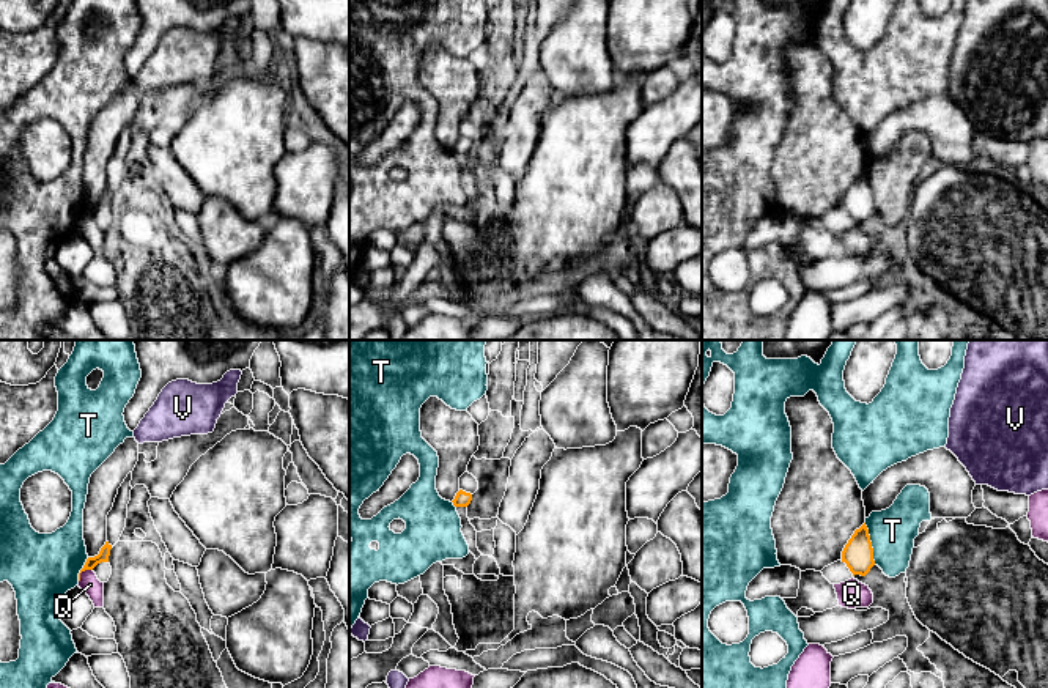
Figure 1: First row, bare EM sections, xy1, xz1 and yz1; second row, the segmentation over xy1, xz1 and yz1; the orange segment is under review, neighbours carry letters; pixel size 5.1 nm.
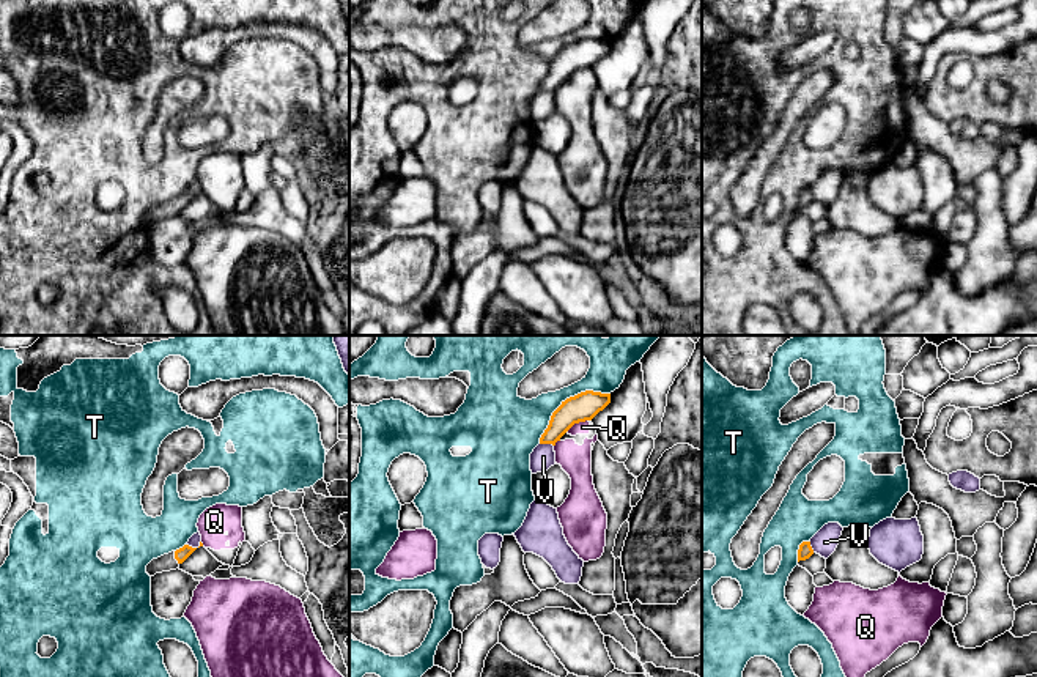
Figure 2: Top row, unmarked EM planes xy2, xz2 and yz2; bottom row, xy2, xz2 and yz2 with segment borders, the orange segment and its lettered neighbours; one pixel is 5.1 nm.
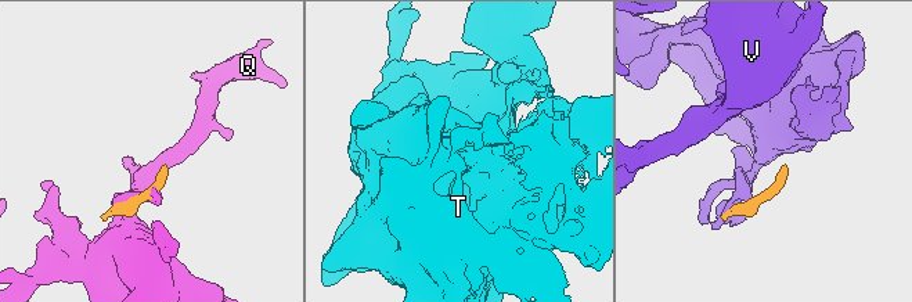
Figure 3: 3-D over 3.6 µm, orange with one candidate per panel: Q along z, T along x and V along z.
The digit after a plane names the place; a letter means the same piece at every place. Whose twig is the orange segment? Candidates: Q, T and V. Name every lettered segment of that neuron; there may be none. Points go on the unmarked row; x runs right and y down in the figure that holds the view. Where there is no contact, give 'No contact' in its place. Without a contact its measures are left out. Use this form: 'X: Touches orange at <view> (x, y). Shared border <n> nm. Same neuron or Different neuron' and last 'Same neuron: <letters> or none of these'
Q: Touches orange at xz2 (576, 70). Shared border 130 nm. Different neuron
T: Touches orange at xz2 (565, 48). Shared border 440 nm. Different neuron
V: Touches orange at xy2 (194, 196). Shared border 80 nm. Different neuron
Same neuron: none of these

